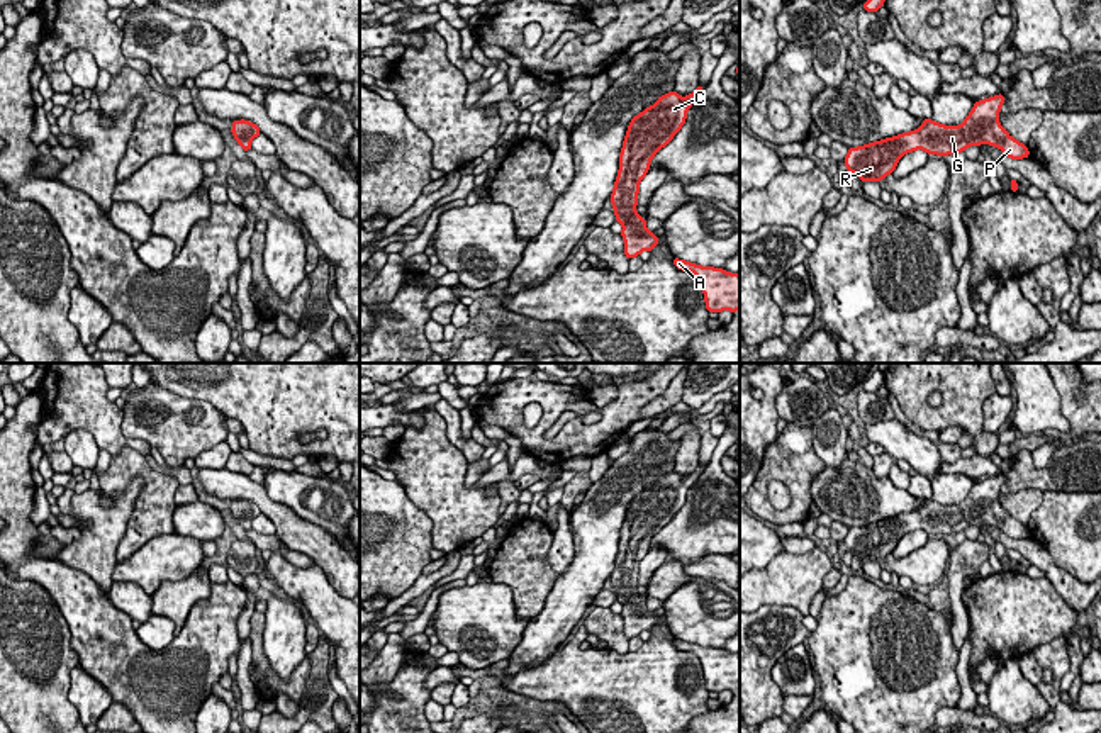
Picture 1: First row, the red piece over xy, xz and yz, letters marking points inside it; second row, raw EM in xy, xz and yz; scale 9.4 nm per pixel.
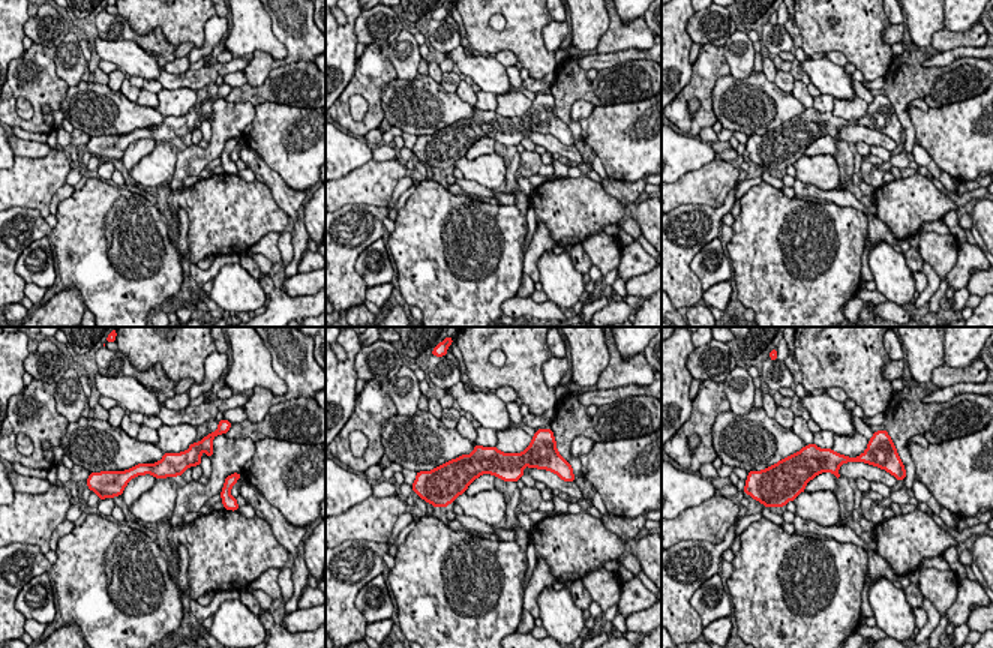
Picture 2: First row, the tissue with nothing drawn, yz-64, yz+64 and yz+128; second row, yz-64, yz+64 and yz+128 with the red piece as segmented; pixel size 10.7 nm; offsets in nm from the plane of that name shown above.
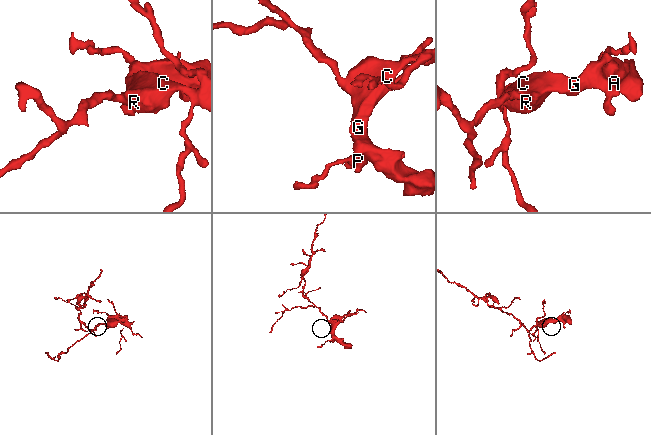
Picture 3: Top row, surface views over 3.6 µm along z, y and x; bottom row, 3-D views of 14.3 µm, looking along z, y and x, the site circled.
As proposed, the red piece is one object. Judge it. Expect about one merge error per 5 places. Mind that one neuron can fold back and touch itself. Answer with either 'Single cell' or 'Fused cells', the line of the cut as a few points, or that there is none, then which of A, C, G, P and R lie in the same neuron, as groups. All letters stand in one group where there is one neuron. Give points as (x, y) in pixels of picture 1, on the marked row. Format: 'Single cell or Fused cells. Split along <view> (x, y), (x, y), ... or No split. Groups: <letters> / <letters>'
Single cell. No split. Groups: A C G P R

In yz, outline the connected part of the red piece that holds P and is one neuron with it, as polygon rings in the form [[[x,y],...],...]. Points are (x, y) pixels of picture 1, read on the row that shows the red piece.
[[[1003,93],[979,100],[960,126],[943,126],[923,119],[923,126],[894,137],[880,139],[865,146],[848,148],[843,163],[862,183],[880,182],[896,170],[897,161],[911,151],[923,149],[928,154],[957,154],[969,146],[982,143],[999,148],[1011,159],[1030,156],[1028,146],[1008,134],[999,124],[999,110],[1004,104]]]

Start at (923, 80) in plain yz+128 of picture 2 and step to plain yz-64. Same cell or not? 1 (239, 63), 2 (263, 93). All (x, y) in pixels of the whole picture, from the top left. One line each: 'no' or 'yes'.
1: no
2: yes

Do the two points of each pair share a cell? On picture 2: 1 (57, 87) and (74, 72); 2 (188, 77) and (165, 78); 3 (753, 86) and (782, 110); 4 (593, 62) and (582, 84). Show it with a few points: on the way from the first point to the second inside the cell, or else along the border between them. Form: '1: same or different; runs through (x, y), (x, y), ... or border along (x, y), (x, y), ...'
1: different; border along (54, 48), (54, 71), (69, 86)
2: same; runs through (182, 80), (171, 80)
3: same; runs through (761, 93), (774, 107)
4: different; border along (581, 56), (578, 63), (585, 71)

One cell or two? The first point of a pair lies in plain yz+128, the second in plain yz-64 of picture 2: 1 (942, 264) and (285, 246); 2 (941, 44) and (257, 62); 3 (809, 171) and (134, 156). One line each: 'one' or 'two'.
1: two
2: one
3: two

